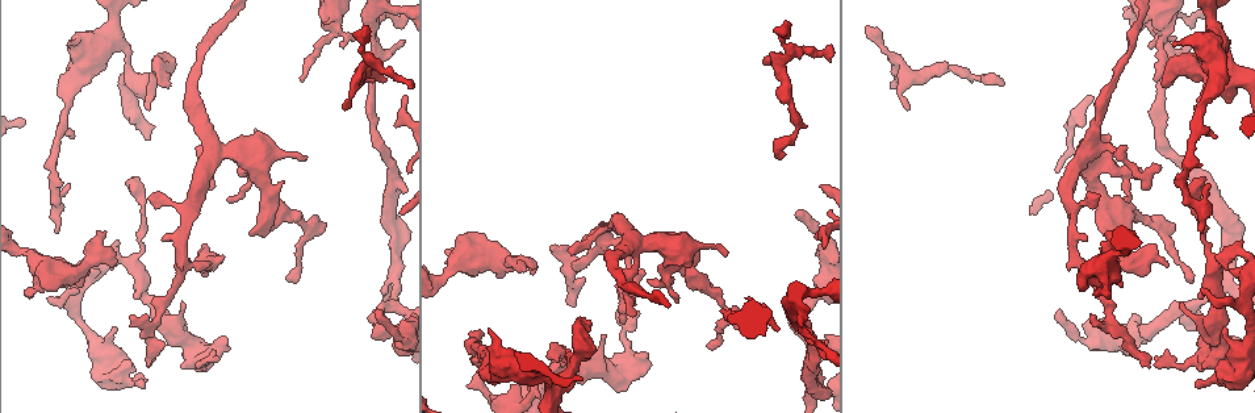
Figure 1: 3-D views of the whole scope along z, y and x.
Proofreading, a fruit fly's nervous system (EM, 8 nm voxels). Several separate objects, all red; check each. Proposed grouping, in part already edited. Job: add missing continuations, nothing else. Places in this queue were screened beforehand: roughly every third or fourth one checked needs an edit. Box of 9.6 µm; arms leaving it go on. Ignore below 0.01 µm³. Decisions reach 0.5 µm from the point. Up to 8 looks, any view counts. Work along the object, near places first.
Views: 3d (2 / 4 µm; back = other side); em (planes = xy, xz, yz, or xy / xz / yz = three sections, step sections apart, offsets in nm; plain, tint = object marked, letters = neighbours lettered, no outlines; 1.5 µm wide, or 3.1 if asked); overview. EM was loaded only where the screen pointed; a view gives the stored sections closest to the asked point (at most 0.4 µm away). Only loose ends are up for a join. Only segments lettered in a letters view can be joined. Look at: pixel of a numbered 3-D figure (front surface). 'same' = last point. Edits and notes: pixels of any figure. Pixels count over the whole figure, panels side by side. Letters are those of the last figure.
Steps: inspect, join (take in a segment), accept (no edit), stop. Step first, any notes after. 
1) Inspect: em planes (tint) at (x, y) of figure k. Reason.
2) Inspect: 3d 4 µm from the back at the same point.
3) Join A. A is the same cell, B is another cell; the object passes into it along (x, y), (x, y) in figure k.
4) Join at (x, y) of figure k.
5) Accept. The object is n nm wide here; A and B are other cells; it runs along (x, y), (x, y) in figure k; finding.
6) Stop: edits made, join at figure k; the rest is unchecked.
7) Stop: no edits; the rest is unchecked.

Inspect: em planes (tint) at (781, 158) of figure 1. Branch stops here.

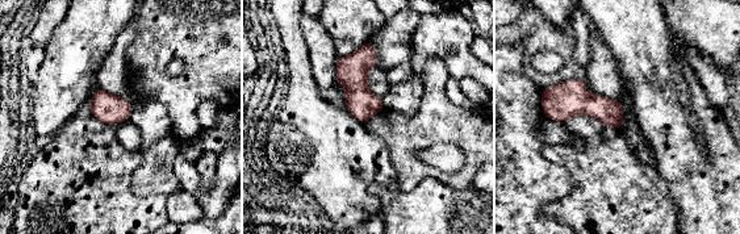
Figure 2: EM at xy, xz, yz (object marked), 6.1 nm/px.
Inspect: em planes (letters) at the same point. See the neighbours.

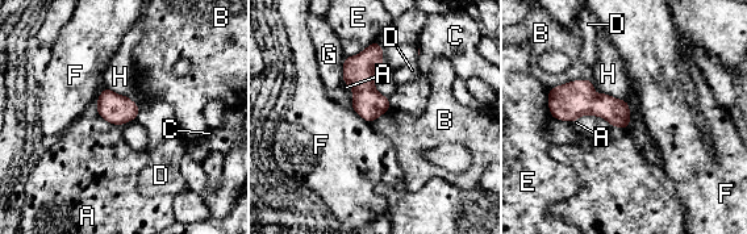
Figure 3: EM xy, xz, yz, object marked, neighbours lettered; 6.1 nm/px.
Accept. A, B, C, D, E, F, G and H are other cells; a border runs along (589, 79), (566, 82), (549, 91) in figure 3; no lettered segment goes on from it.

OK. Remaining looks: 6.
Inspect: em yz step 8 (tint) at (867, 27) of figure 1.

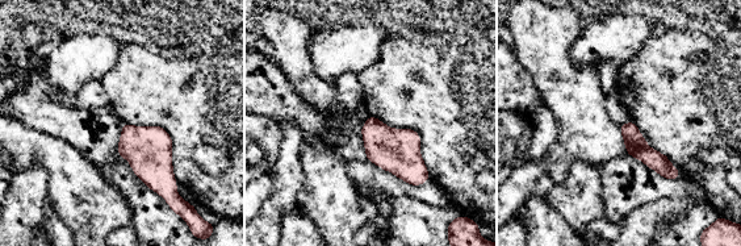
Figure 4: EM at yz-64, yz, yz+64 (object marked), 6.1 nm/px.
Inspect: em planes (letters) at the same point. Cut it another way.

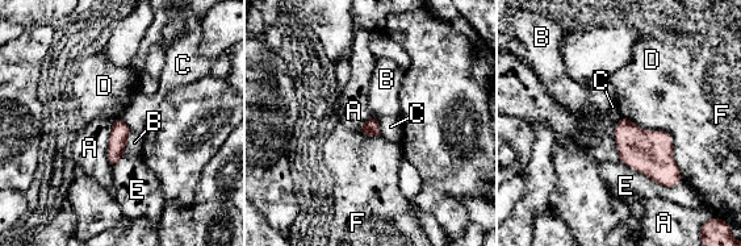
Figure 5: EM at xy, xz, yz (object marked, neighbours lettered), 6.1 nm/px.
Accept. The object is 100 nm wide here; A, B, C, D, E and F are other cells; no lettered segment goes on from it.

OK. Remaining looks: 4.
Inspect: 3d 2 µm at (344, 45) of figure 1. Thick end.

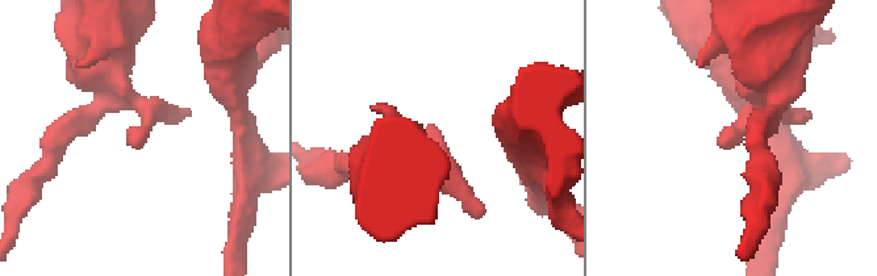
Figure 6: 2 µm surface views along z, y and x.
Inspect: em planes (letters) at (133, 148) of figure 6. Shape alone is not enough.

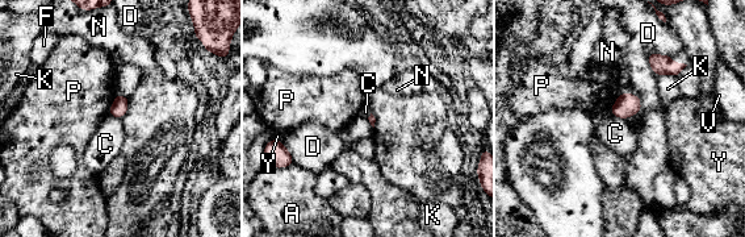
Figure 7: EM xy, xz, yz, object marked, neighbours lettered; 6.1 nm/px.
Accept. A, C, D, F, K, N, P, V and Y are other cells; a border runs along (109, 113), (120, 119) in figure 7; no lettered segment goes on from it.

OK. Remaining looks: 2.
Stop: no edits; the rest is unchecked.

